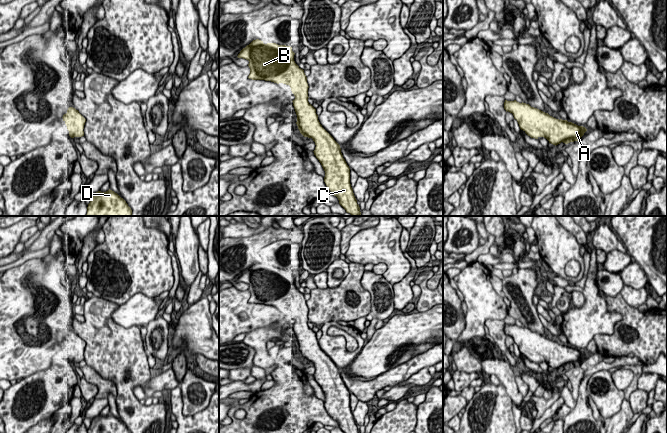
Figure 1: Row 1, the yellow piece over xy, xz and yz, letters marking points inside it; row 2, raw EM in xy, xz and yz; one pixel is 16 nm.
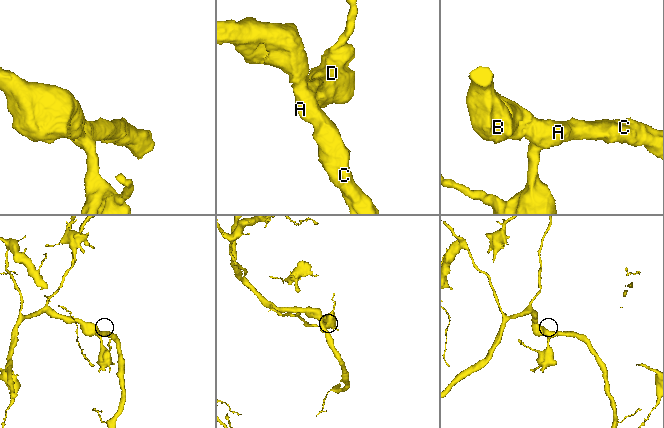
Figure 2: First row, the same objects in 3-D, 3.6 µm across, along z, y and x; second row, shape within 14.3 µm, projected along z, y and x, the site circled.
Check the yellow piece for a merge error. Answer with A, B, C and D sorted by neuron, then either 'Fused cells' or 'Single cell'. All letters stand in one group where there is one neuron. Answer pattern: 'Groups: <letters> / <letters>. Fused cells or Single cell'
Groups: A B C D. Single cell

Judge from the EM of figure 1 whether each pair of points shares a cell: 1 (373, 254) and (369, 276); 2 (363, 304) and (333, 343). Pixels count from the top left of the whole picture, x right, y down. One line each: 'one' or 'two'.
1: two
2: two

